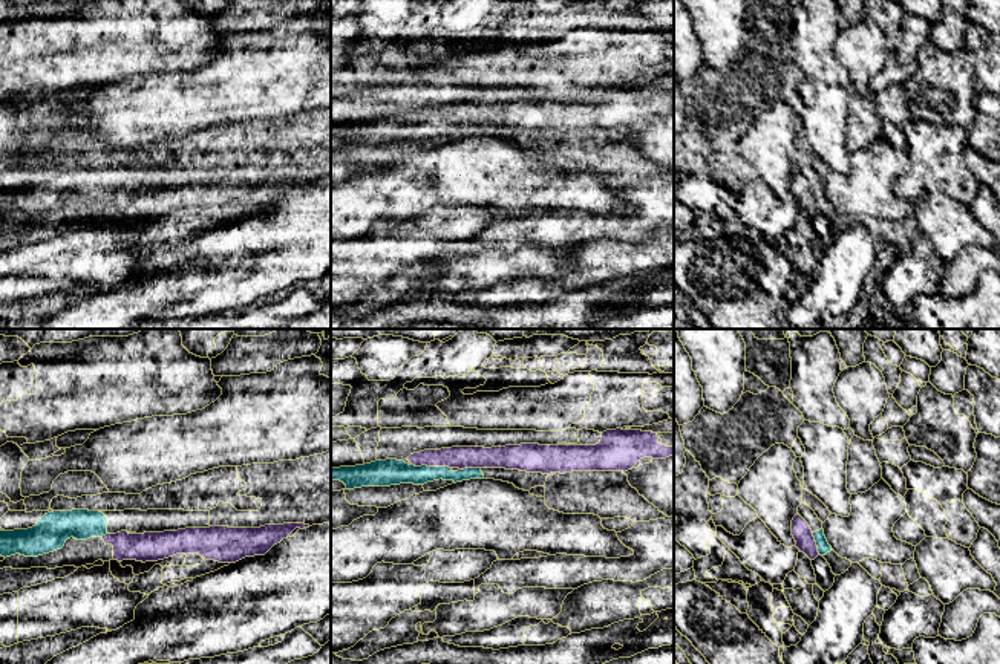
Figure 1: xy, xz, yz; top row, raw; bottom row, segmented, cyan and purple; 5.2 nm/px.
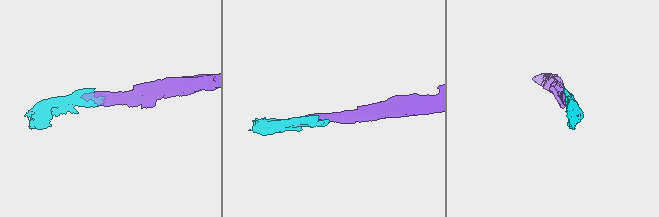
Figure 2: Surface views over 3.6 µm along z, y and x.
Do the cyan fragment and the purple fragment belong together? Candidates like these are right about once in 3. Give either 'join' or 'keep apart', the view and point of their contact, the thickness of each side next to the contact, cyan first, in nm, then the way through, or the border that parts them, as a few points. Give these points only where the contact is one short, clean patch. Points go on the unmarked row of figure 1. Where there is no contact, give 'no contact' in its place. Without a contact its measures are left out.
join; meets cyan in xz at (432, 124); 140 nm thick on the cyan side, 120 nm on the other; runs through xz (391, 129), (421, 129), (432, 124), (447, 115), (461, 115)

